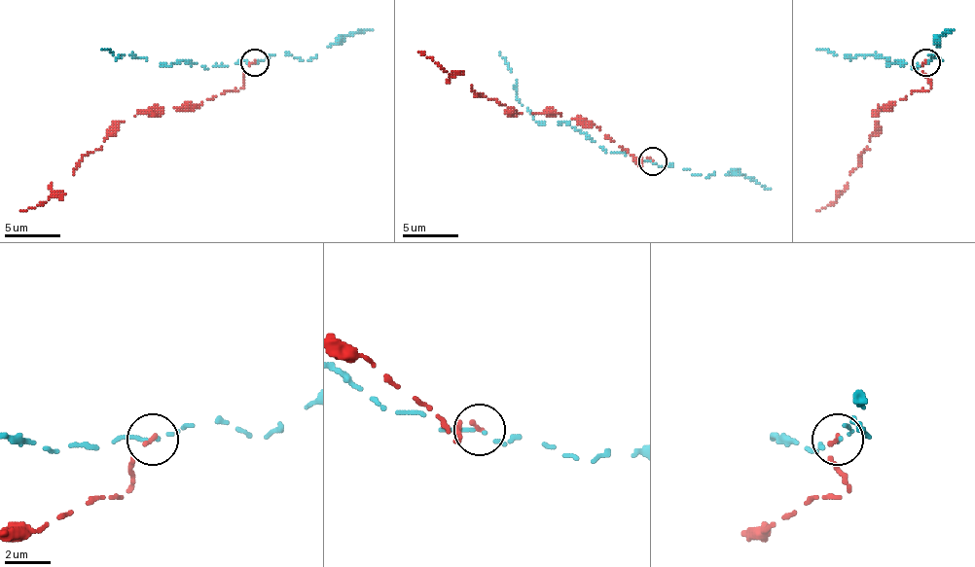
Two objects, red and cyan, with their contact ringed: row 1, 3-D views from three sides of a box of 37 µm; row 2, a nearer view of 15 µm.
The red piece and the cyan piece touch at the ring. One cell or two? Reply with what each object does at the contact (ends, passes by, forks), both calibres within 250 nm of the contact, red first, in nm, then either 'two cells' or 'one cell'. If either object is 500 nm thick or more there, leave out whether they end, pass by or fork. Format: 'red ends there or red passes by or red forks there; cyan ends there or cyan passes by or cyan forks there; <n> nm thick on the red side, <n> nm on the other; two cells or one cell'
red ends there; cyan passes by; 180 nm thick on the red side, 100 nm on the other; two cells

